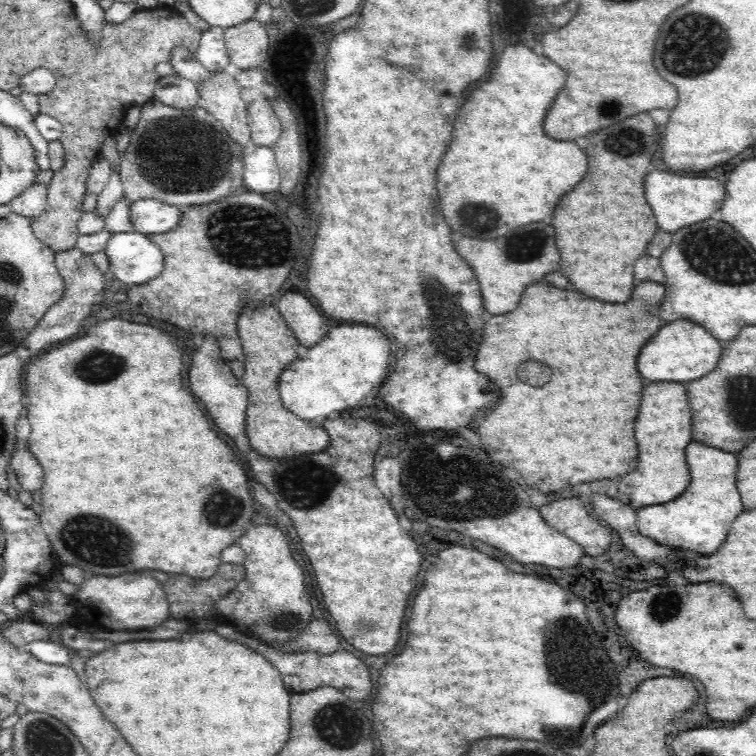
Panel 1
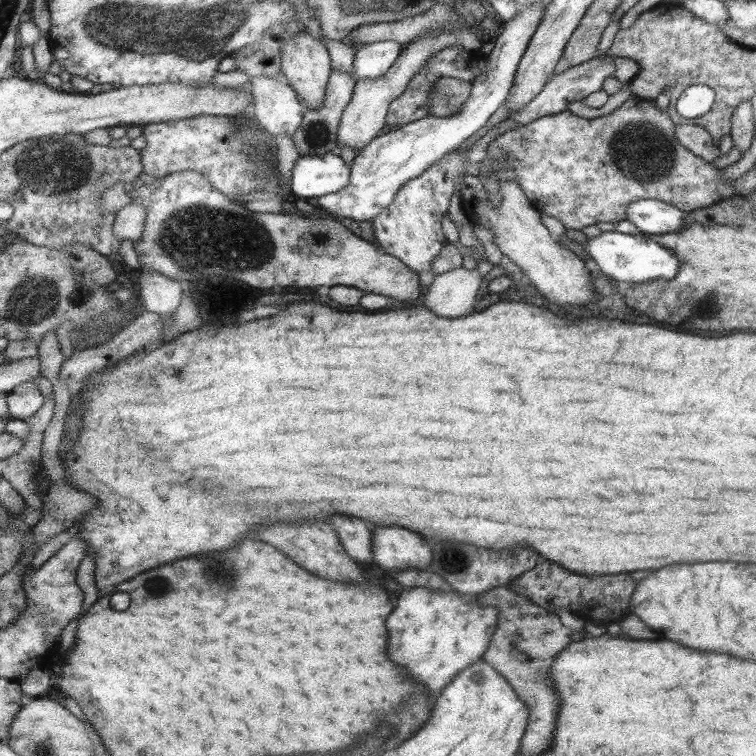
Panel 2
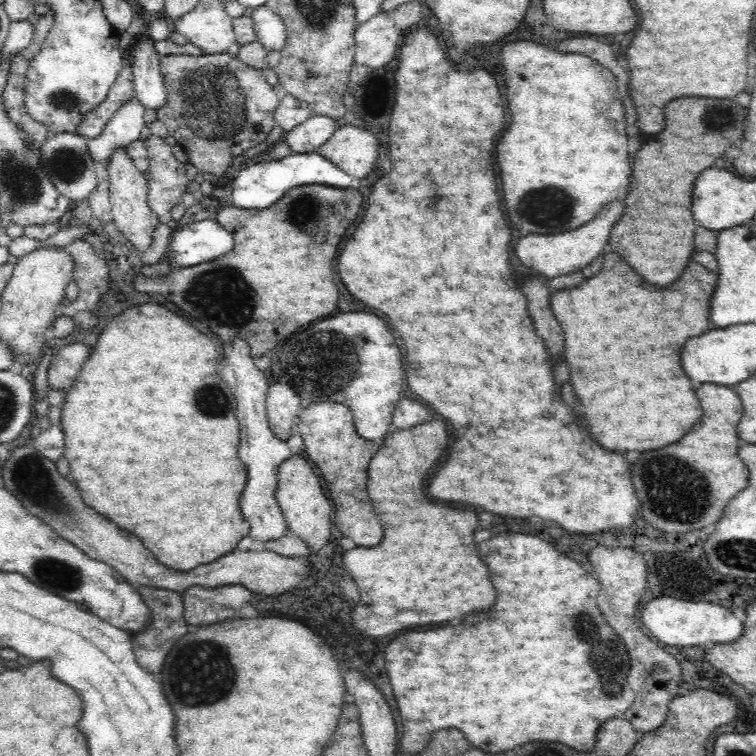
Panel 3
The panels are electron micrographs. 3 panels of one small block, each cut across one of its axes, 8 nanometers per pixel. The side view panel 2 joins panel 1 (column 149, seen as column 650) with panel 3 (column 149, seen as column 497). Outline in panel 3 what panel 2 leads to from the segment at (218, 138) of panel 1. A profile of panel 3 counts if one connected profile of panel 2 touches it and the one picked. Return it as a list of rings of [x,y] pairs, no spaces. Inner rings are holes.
[[[152,133],[149,137],[142,140],[149,150],[150,164],[148,205],[154,214],[159,217],[159,222],[167,223],[171,220],[172,208],[180,204],[182,195],[187,192],[187,182],[183,163],[178,161],[173,155],[171,146],[168,145],[162,137]]]

